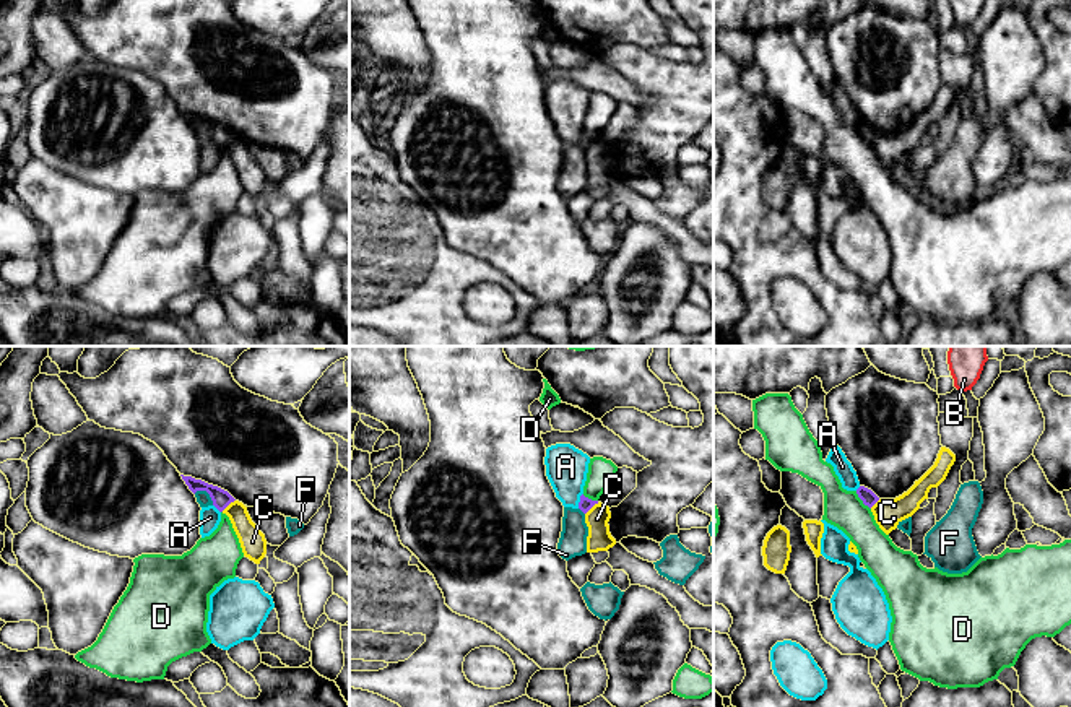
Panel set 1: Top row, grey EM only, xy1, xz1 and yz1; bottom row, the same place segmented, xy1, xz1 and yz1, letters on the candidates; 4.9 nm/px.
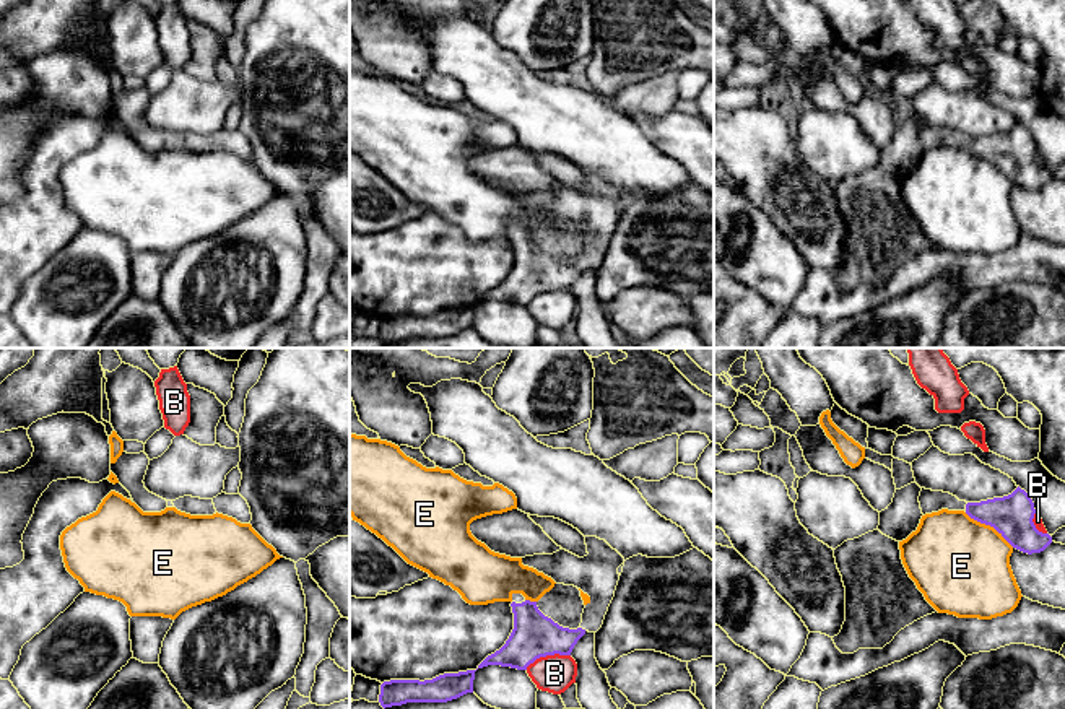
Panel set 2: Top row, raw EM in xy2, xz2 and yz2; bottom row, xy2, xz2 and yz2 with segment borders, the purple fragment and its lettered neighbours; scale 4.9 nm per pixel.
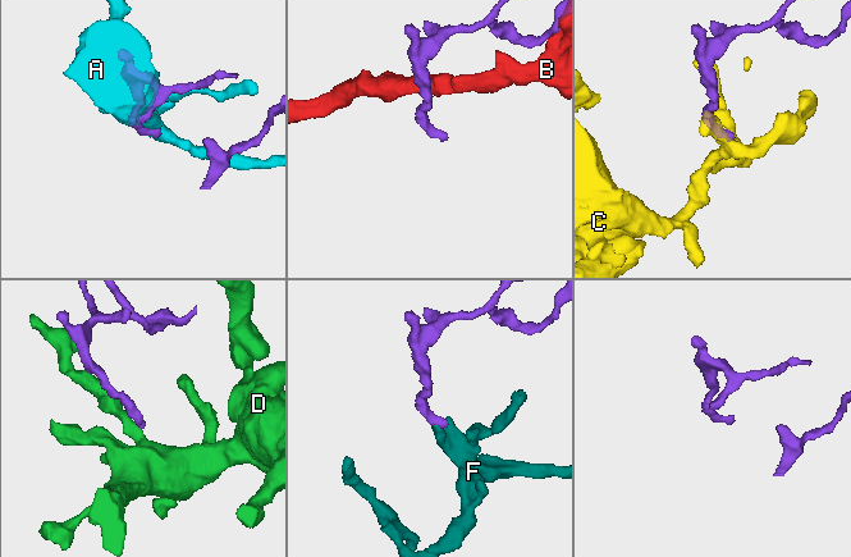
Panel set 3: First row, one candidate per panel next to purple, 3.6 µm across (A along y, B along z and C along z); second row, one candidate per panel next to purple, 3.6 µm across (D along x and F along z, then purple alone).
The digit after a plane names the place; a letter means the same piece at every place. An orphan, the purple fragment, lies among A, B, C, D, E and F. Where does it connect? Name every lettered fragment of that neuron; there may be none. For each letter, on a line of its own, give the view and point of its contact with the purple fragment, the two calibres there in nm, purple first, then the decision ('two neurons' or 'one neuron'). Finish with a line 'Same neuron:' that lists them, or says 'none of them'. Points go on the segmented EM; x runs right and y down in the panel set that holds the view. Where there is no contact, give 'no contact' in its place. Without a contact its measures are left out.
A: contact xz1 (581, 501); calibres 70 and 200 nm; two neurons
B: contact xz2 (547, 654); calibres 220 and 190 nm; two neurons
C: contact xy1 (228, 504); calibres 90 and 130 nm; two neurons
D: contact yz1 (862, 499); calibres 70 and 190 nm; two neurons
E: contact yz2 (989, 524); calibres 200 and 480 nm; two neurons
F: contact xy1 (207, 491); calibres 90 and 70 nm; two neurons
Same neuron: none of them

